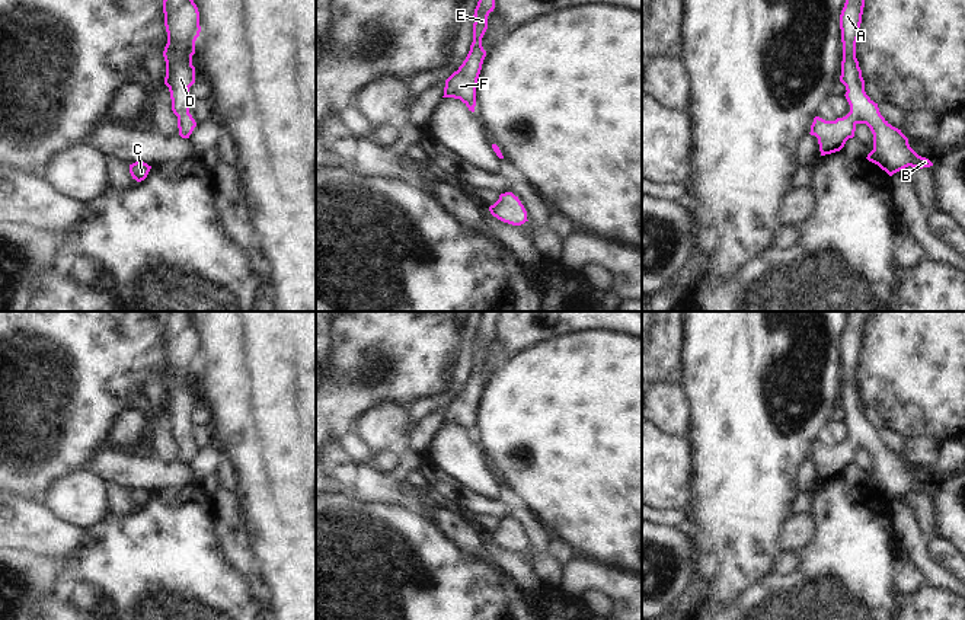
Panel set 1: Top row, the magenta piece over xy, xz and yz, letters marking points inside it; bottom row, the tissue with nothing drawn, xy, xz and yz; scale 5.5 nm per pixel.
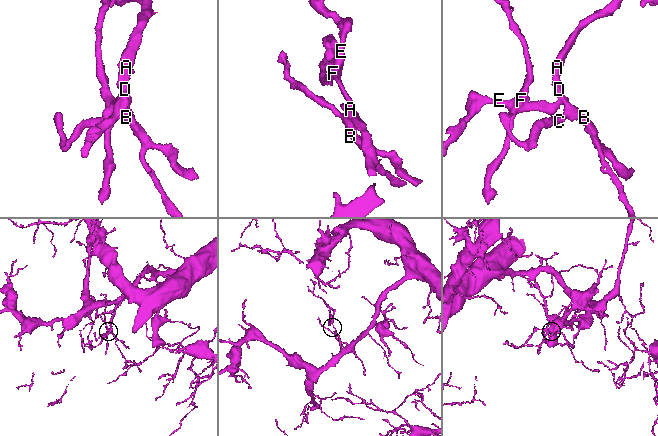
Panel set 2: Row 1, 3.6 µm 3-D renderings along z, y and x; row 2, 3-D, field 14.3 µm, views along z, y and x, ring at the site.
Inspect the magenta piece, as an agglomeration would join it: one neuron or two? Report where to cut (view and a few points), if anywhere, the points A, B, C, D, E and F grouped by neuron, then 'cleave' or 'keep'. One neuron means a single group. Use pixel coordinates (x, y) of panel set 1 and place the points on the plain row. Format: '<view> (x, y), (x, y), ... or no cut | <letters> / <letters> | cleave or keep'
no cut | A B C D E F | keep

